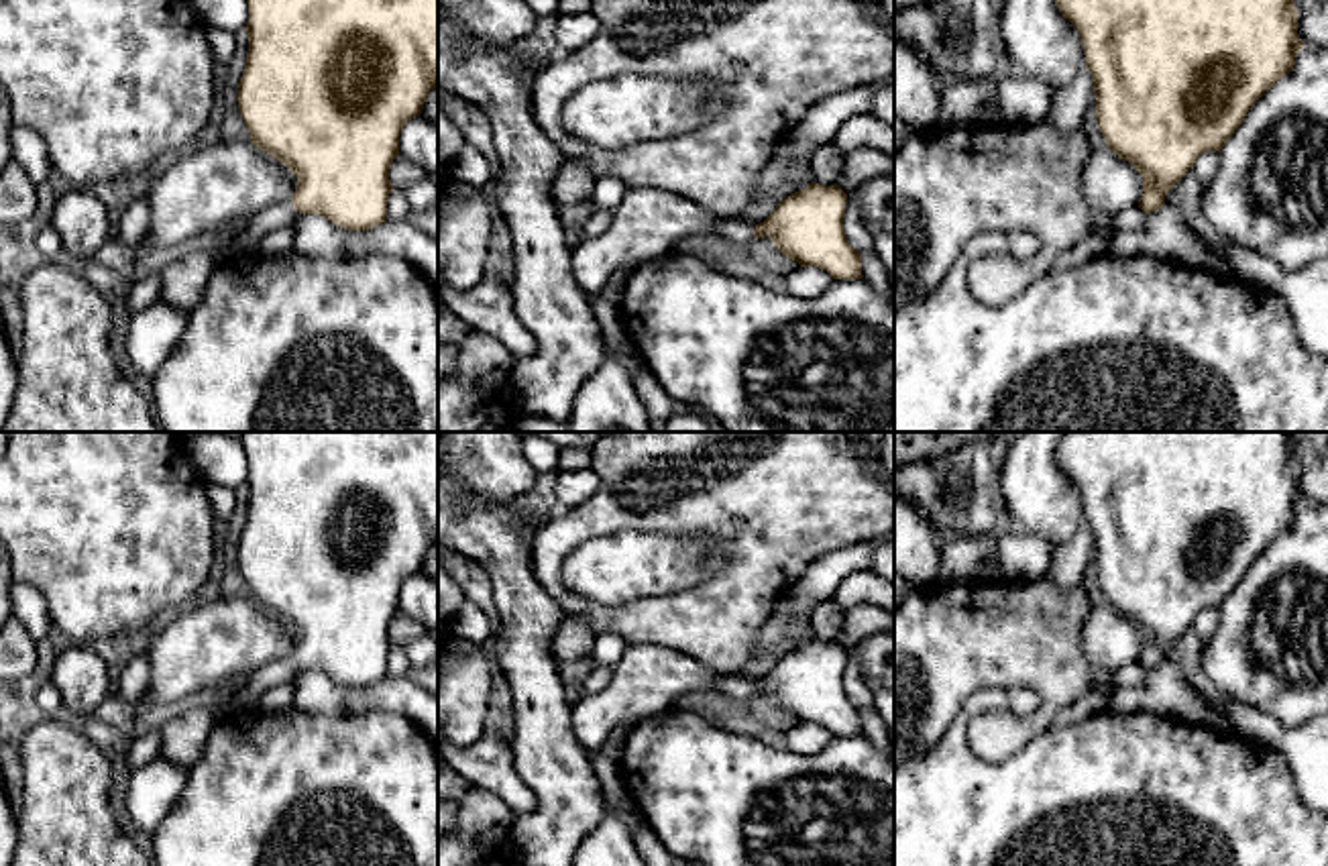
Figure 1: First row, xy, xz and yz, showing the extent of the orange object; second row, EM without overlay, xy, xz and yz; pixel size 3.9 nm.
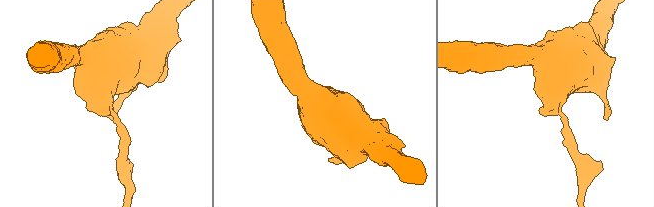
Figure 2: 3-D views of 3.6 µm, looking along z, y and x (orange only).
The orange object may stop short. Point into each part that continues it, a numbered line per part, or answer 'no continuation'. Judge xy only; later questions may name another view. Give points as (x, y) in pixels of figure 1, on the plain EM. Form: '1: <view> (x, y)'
1: xy (247, 697)

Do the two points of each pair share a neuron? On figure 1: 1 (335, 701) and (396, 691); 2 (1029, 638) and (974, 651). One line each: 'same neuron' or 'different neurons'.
1: same neuron
2: same neuron

